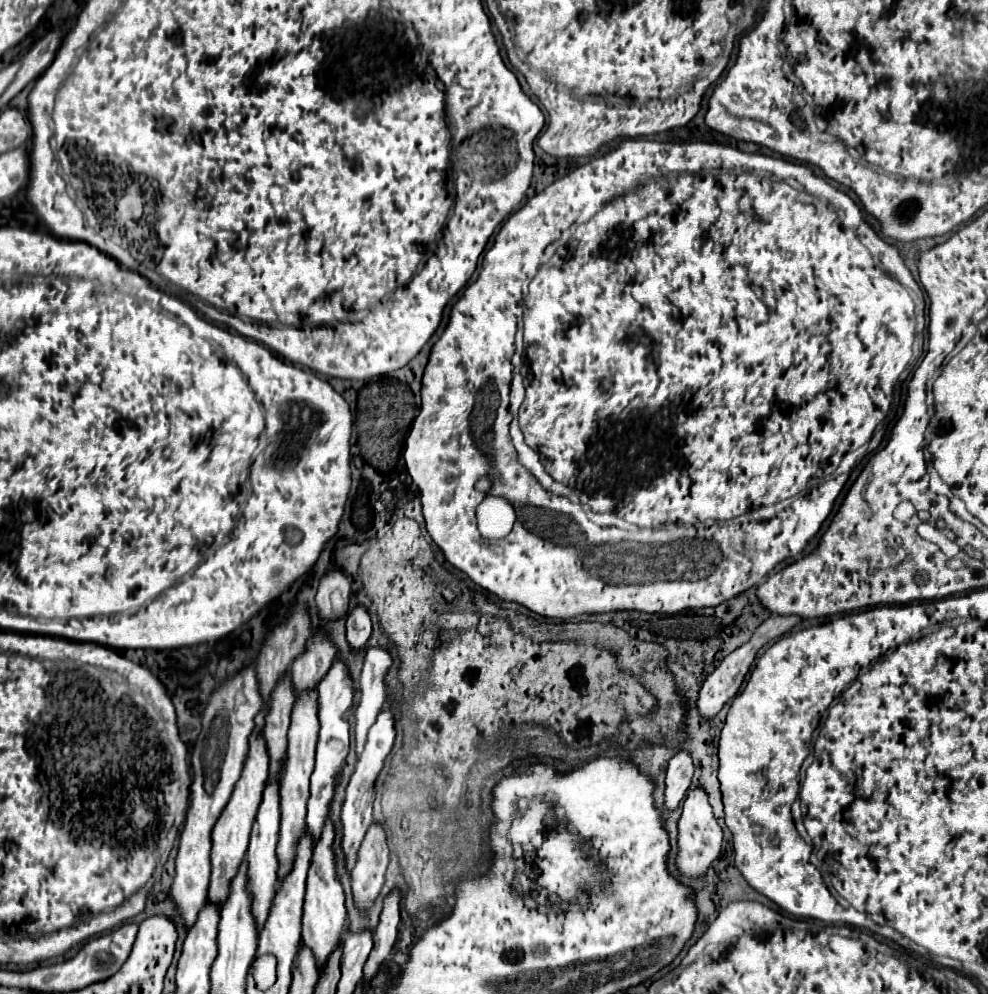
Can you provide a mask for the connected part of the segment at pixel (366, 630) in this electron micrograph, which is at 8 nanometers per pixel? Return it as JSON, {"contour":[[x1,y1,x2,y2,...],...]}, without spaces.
{"contour":[[356,605,346,615,346,639,354,649,360,649,366,645,368,637,372,633,370,615,364,605]]}

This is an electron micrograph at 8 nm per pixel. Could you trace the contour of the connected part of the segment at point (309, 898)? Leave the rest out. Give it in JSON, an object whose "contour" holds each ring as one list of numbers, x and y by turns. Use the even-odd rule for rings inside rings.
{"contour":[[328,813,320,839,316,841,312,849,308,881,306,881,306,897,304,897,304,915,302,915,302,941,314,951,318,965,324,963,324,959,328,959,332,949,336,949,336,945,340,943,340,935,344,933,344,923,346,923,344,891,342,891,342,883,336,877,336,855,332,851,334,837,336,837,334,823]]}

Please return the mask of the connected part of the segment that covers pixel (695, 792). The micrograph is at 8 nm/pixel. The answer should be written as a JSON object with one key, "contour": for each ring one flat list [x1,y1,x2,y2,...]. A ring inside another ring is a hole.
{"contour":[[694,787,688,791,684,805,682,805,682,817,678,821,678,869,686,877,698,877,708,871,712,861,718,857,722,847,722,829,718,827,712,805,708,801,708,793,702,787]]}

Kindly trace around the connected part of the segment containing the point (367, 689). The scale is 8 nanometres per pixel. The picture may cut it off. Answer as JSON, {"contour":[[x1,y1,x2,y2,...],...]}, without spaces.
{"contour":[[368,645,364,653,364,667,360,675,360,707,356,709,356,751,360,755,366,733,376,721,380,705,386,697,386,675,394,659,388,647]]}

